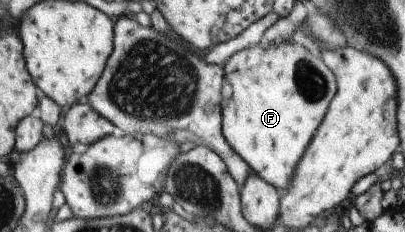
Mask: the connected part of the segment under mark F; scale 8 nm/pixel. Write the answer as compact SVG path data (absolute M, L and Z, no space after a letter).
M293 40L270 43L264 41L231 56L224 66L224 75L232 93L223 107L223 132L232 147L250 164L252 172L261 175L279 191L286 191L294 182L295 171L306 154L312 138L323 125L328 105L336 95L336 75L322 61L321 53L310 51L306 45Z

